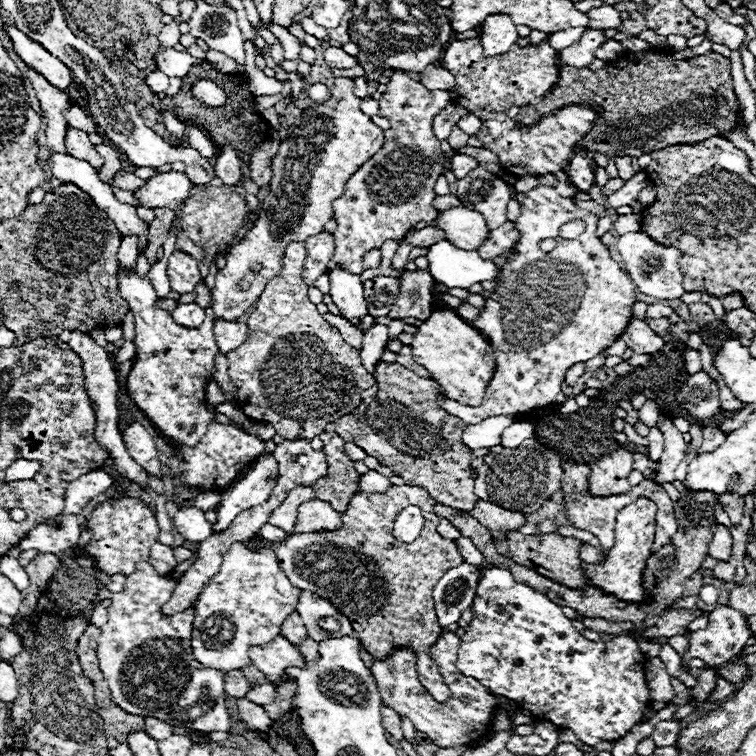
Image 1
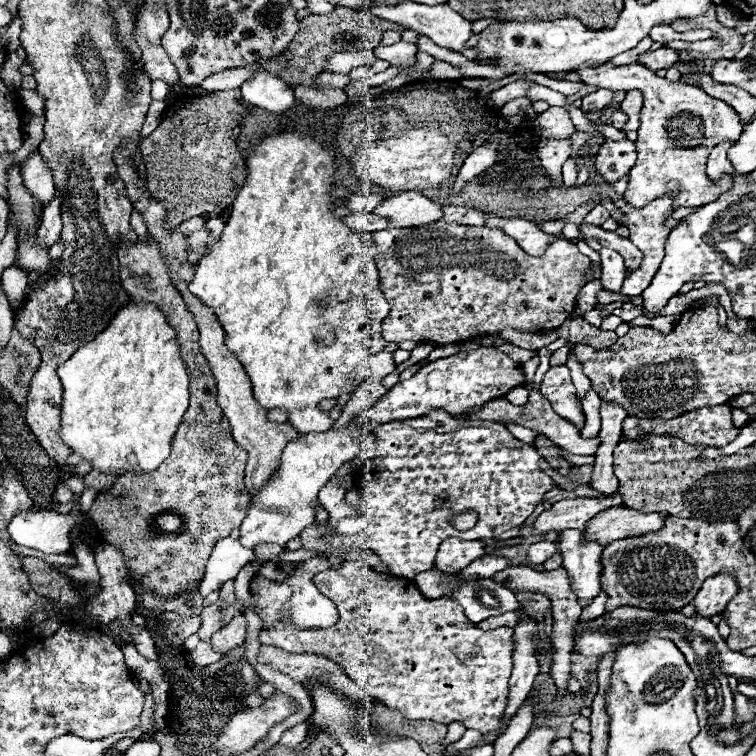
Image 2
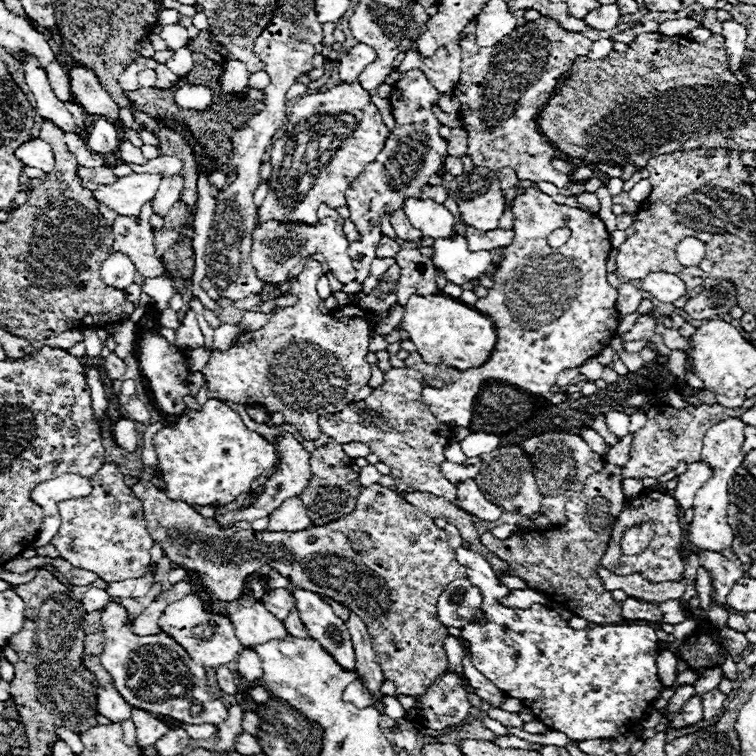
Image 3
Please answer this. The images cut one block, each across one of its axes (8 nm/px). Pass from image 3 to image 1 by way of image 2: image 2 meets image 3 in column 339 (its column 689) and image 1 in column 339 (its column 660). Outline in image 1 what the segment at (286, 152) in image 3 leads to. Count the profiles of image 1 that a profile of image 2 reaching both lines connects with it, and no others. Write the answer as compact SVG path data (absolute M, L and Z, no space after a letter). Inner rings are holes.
M334 78L334 88L330 90L330 98L320 108L310 108L308 112L302 110L294 116L292 126L288 128L286 138L282 138L280 150L272 158L272 178L270 178L270 192L262 202L264 212L256 220L256 226L244 236L240 244L236 244L230 254L226 256L226 266L218 270L216 284L212 290L212 308L216 318L224 320L238 320L244 312L252 310L258 302L260 294L264 292L266 284L278 276L282 270L282 258L286 246L290 242L306 242L310 236L316 236L324 230L324 224L334 218L332 202L342 196L344 184L348 182L350 174L362 166L362 162L370 160L384 144L384 130L380 130L370 116L366 116L358 106L362 98L354 96L352 80L350 78Z

